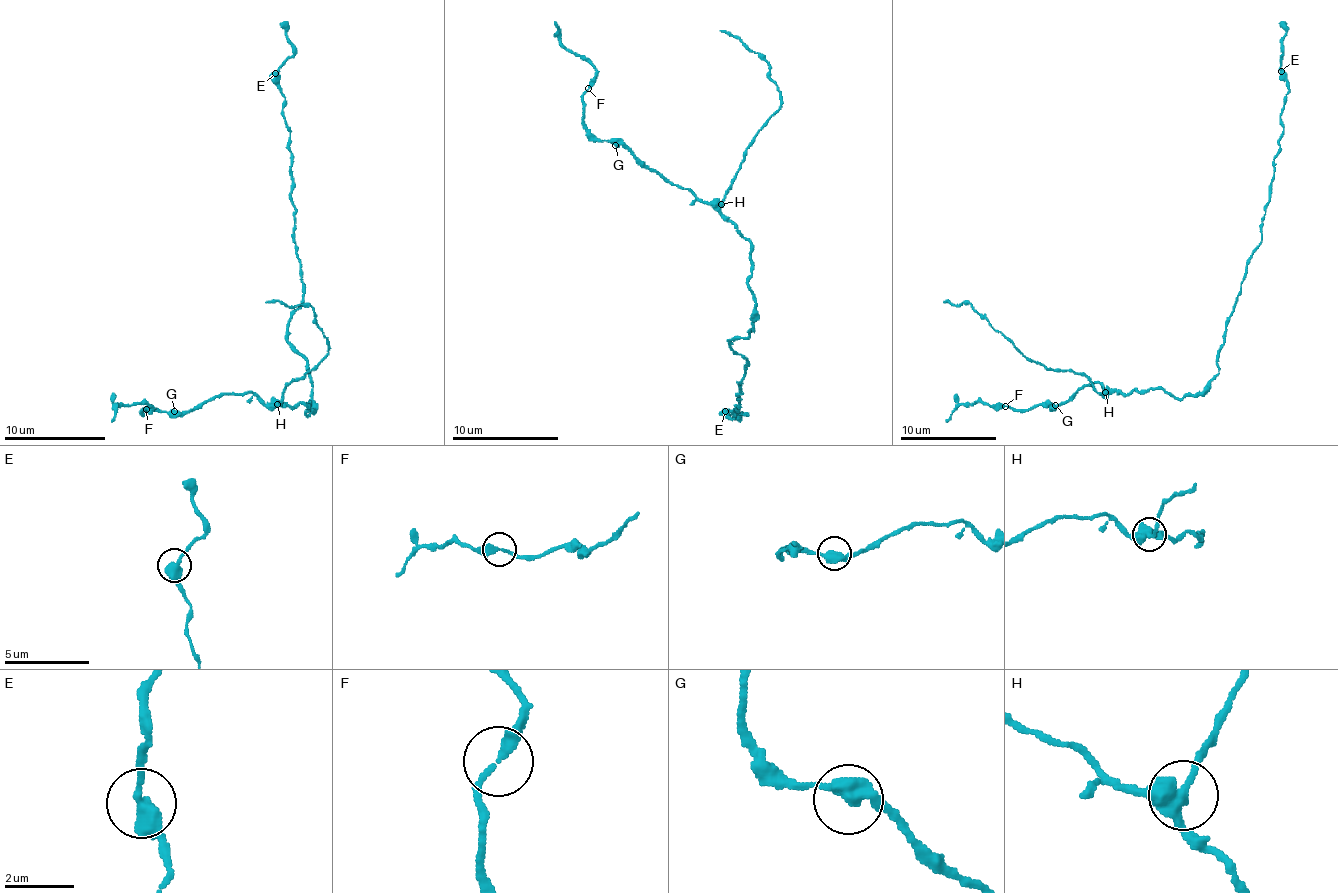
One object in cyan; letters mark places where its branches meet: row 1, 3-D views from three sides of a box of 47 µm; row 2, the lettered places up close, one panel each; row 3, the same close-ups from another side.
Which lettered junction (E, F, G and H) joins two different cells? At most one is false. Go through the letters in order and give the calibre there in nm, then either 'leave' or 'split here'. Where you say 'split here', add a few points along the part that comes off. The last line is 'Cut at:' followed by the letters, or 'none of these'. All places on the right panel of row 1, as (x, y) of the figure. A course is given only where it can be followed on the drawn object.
E: calibre 440 nm; leave
F: calibre 280 nm; leave
G: calibre 440 nm; leave
H: calibre 420 nm; split here; course (1104, 392), (1097, 392), (1072, 369), (1050, 369), (1036, 364), (970, 304), (943, 303)
Cut at: H

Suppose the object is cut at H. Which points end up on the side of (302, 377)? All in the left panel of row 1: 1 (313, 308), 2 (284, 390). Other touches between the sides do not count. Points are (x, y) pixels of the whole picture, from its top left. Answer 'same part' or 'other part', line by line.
1: same part
2: same part

